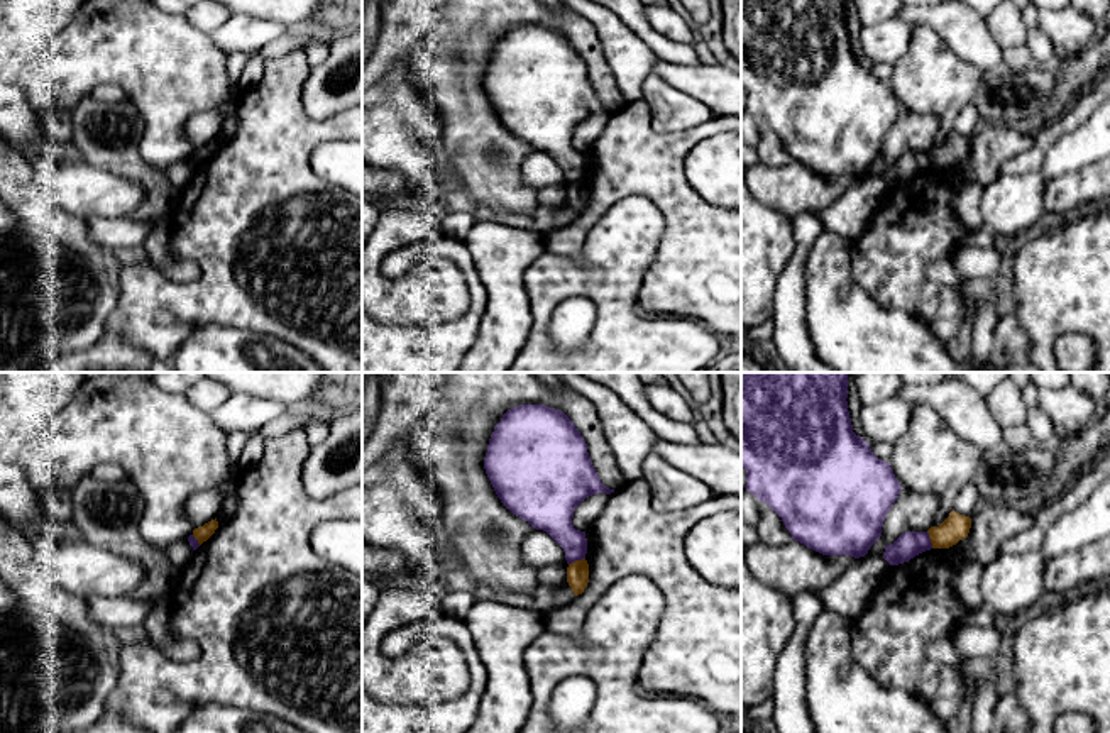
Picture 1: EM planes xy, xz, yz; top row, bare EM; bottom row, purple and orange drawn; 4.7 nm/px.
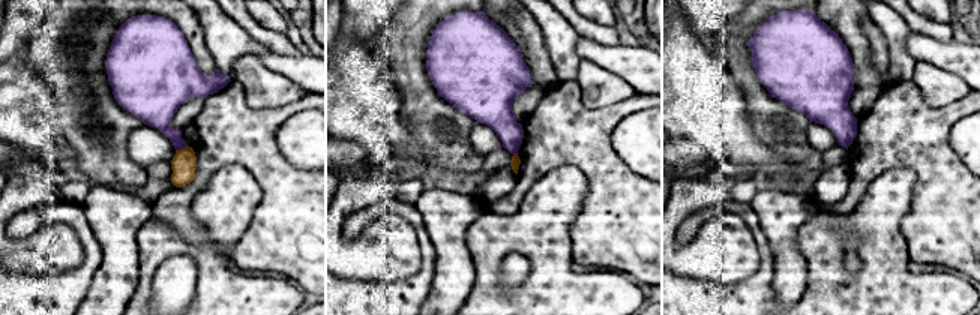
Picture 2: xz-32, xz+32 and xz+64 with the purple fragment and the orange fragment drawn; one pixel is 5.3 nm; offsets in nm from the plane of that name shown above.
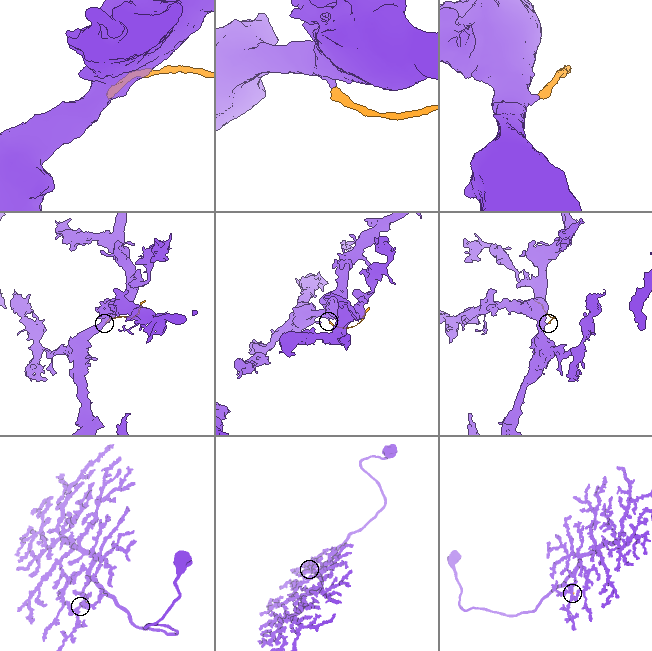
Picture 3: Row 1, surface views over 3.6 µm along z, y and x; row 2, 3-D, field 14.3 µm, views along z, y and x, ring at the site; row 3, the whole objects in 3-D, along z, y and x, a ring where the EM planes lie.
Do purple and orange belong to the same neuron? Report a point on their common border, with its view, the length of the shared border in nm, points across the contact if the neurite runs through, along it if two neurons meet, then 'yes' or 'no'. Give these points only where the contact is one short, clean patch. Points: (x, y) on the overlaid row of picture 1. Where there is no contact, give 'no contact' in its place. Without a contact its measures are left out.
meets purple in xz at (576, 559); contact 90 nm long; border along xz (584, 557), (569, 564); no

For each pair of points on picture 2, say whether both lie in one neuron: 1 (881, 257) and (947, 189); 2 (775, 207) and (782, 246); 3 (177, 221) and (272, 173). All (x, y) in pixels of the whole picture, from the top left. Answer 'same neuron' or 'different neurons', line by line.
1: different neurons
2: same neuron
3: same neuron

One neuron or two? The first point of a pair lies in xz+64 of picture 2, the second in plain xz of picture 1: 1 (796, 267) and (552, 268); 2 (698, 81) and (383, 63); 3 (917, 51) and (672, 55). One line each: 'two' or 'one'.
1: two
2: two
3: two

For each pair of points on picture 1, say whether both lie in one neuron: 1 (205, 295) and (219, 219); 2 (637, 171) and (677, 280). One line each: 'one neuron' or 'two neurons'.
1: one neuron
2: one neuron

